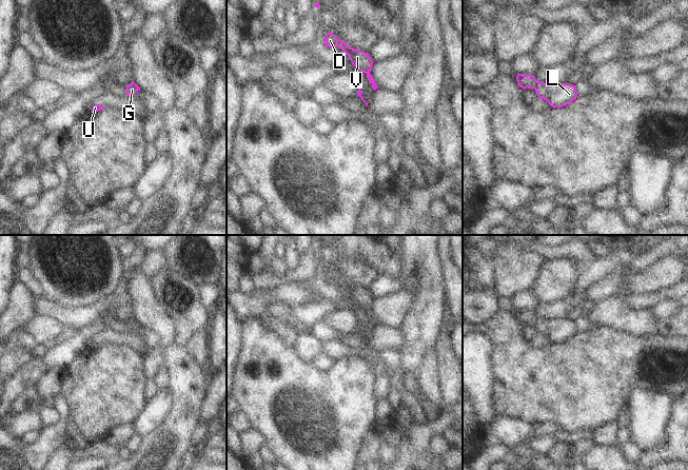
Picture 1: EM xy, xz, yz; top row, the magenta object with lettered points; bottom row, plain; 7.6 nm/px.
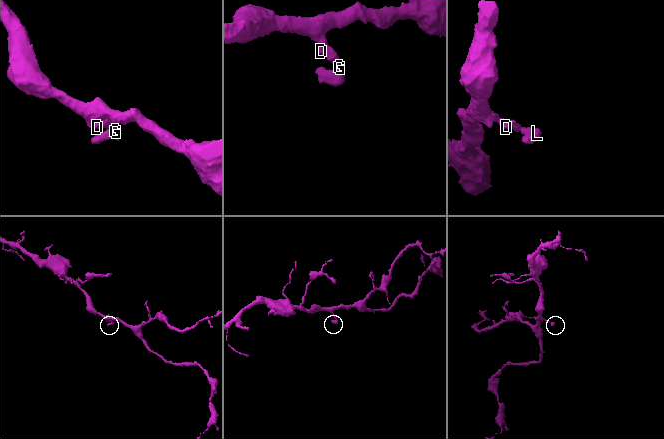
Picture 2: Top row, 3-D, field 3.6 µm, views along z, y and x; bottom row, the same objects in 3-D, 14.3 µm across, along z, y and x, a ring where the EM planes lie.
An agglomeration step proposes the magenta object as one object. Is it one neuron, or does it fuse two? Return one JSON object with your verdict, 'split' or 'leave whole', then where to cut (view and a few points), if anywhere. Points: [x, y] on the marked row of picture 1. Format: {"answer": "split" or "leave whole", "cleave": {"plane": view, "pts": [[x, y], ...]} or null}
{"answer": "leave whole", "cleave": null}

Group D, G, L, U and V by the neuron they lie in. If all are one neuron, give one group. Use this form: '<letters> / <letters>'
D G L U V

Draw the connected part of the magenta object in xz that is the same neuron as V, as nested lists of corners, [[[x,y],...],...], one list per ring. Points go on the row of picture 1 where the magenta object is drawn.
[[[332,32],[325,37],[325,45],[327,46],[337,46],[340,47],[350,58],[352,64],[359,71],[363,72],[367,75],[368,80],[372,83],[372,87],[375,91],[378,89],[375,83],[372,75],[370,74],[371,67],[373,65],[373,60],[368,53],[355,50],[345,43],[345,41],[338,39]]]

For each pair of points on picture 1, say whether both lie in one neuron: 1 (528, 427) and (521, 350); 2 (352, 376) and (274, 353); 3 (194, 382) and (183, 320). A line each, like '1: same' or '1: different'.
1: different
2: same
3: different

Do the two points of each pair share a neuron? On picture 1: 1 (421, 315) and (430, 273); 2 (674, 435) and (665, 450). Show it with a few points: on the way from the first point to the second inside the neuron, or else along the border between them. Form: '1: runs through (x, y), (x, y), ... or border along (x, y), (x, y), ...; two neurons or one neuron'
1: runs through (428, 305), (428, 284); one neuron
2: runs through (674, 438), (668, 447); one neuron

